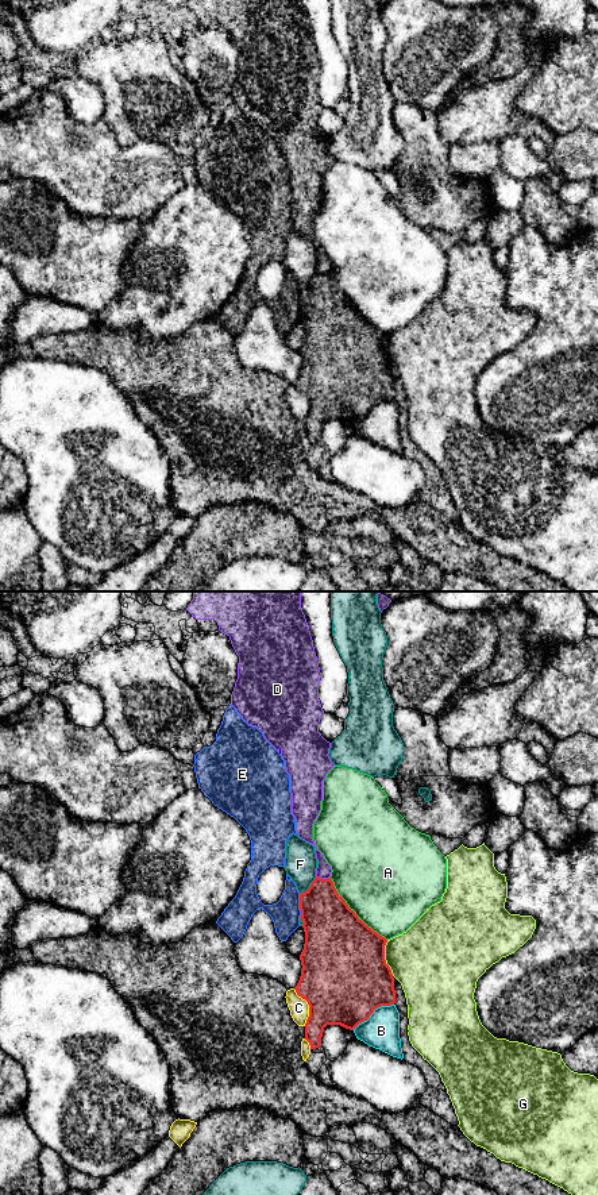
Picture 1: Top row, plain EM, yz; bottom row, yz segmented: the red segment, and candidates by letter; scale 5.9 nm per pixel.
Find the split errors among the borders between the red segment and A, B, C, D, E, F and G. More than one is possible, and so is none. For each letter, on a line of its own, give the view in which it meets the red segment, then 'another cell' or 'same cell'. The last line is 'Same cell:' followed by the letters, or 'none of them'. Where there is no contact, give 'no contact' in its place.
A: contact in yz; another cell
B: contact in yz; another cell
C: contact in yz; another cell
D: contact in yz; another cell
E: contact in yz; another cell
F: contact in yz; another cell
G: contact in yz; another cell
Same cell: none of them

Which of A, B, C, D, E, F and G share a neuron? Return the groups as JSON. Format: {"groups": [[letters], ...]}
{"groups": [["A"], ["B", "F"], ["C"], ["D"], ["E"], ["G"]]}

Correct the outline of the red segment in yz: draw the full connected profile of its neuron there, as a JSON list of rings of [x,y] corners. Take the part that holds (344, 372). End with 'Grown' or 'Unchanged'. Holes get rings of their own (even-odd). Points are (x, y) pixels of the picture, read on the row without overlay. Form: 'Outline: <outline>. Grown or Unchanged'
Outline: [[[315,273],[309,284],[300,289],[300,305],[305,339],[300,350],[301,371],[294,382],[298,392],[309,400],[309,412],[305,419],[305,435],[310,444],[321,442],[321,432],[327,420],[340,420],[354,425],[359,419],[367,416],[375,404],[396,398],[394,373],[385,355],[385,340],[387,335],[369,323],[346,296],[337,289],[331,273]]]. Unchanged

